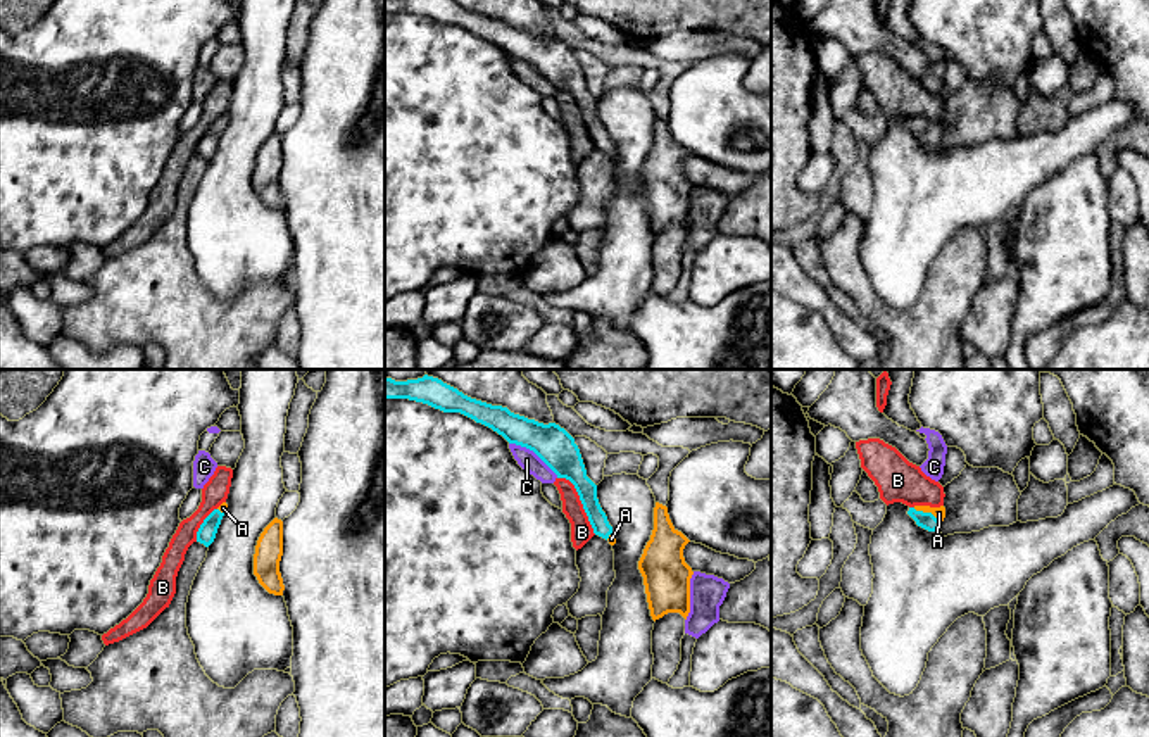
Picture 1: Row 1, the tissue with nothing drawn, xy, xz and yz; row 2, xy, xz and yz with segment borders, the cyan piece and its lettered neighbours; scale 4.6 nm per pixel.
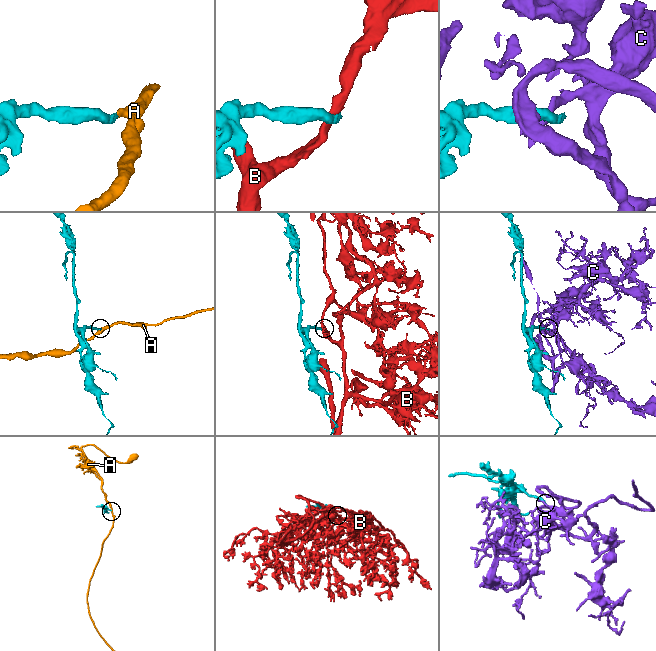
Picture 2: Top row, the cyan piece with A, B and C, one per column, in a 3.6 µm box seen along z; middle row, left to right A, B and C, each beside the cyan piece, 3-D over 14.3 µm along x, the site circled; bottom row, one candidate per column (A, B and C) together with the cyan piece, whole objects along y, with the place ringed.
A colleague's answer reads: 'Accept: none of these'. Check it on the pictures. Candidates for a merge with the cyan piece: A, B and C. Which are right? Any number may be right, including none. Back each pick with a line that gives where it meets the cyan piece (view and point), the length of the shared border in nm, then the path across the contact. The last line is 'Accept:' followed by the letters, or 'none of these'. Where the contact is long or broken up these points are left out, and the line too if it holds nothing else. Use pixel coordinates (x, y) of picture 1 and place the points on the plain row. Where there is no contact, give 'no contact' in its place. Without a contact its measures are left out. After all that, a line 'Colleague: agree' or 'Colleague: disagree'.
A: meets cyan in yz at (927, 126); contact 150 nm long; runs through yz (925, 133), (927, 126), (939, 126)
Accept: A
Colleague: disagree

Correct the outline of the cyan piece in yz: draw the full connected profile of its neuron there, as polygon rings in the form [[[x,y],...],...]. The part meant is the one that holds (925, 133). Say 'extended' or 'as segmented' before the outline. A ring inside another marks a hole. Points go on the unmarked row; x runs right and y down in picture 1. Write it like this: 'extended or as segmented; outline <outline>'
extended; outline [[[914,119],[909,121],[907,128],[916,135],[918,140],[935,145],[942,140],[945,121]]]

